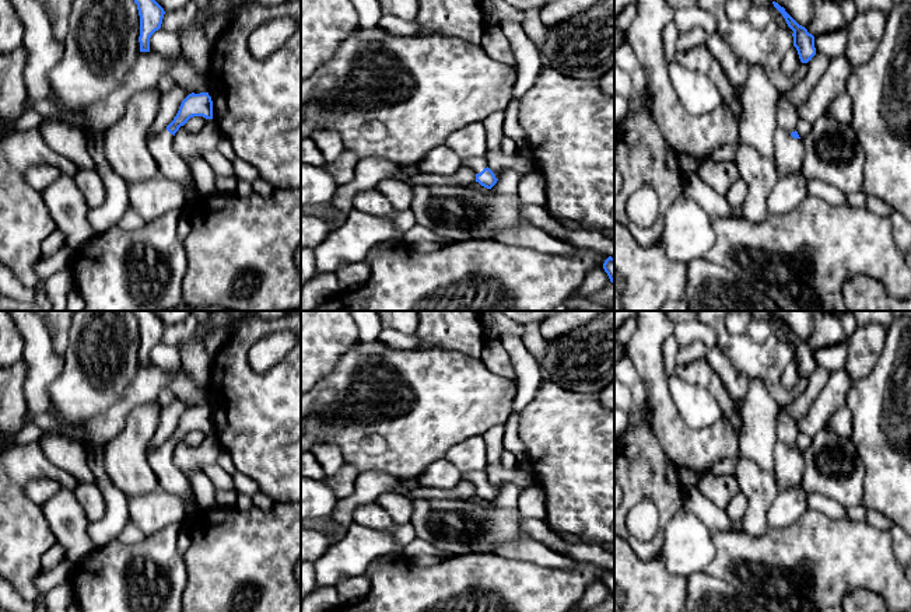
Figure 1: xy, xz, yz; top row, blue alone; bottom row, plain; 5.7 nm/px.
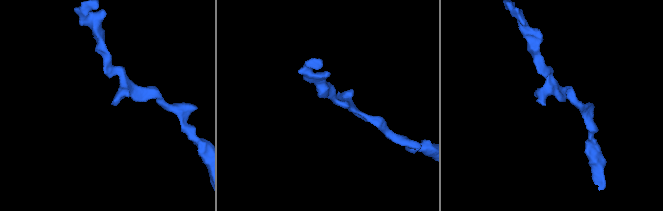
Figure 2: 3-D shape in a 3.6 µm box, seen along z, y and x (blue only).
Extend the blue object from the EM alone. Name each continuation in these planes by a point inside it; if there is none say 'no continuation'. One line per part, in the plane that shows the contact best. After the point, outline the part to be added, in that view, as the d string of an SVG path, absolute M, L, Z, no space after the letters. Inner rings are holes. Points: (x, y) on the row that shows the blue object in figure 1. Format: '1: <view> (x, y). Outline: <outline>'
1: xz (477, 164). Outline: M474 157L462 160L463 167L470 168L474 174L480 174L484 168L487 168L486 157Z

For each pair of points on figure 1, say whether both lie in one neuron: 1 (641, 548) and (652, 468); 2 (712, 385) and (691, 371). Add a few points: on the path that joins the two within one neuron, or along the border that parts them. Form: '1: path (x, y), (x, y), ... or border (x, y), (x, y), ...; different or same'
1: path (659, 534), (664, 521), (664, 489); same
2: path (707, 380), (697, 373); same

